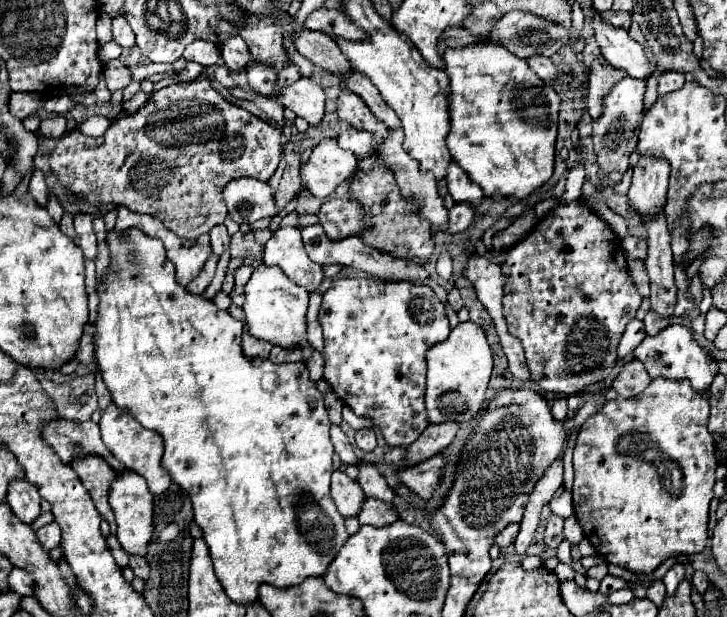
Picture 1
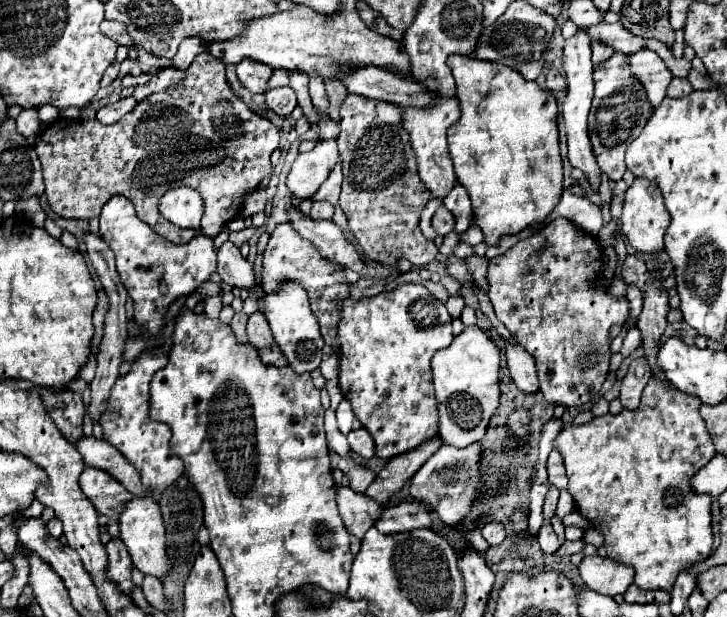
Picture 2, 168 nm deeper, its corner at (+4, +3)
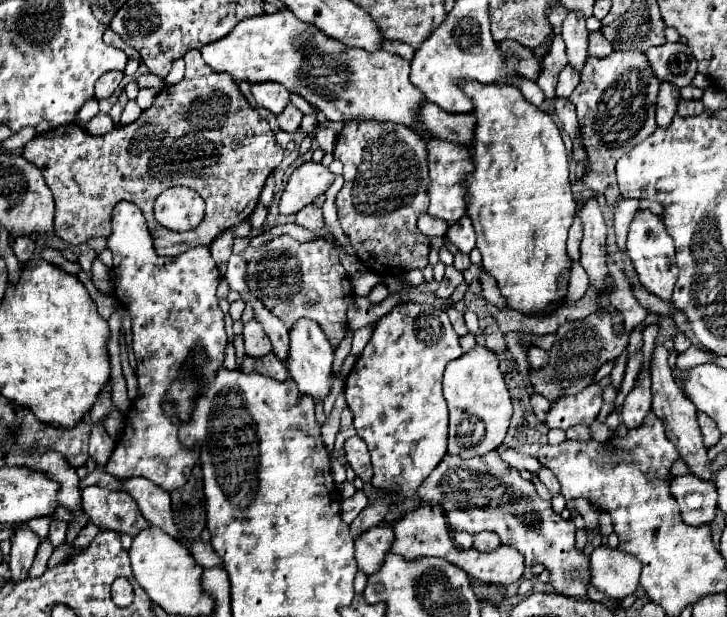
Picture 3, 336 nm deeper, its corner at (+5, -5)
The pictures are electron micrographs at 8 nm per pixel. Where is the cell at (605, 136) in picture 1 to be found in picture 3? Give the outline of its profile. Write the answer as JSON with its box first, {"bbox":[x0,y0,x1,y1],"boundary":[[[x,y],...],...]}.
{"bbox":[571,50,659,206],"boundary":[[[615,50],[605,58],[589,56],[585,70],[581,72],[581,82],[571,94],[571,102],[577,106],[583,144],[591,160],[589,172],[583,176],[583,182],[593,192],[603,194],[609,206],[615,206],[615,202],[621,198],[615,176],[615,162],[657,128],[657,88],[659,78],[651,72],[643,52]]]}

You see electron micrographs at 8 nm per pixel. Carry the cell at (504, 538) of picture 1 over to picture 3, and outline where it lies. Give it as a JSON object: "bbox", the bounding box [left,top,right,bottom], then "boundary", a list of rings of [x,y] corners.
{"bbox":[473,532,501,552],"boundary":[[[479,532],[475,534],[475,542],[473,548],[479,552],[489,552],[489,550],[497,550],[501,546],[501,540],[495,532]]]}

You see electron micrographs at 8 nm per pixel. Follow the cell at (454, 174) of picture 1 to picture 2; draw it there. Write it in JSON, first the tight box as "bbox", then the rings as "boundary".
{"bbox":[444,184,472,234],"boundary":[[[456,184],[456,186],[452,188],[452,192],[444,198],[444,206],[446,206],[446,208],[454,214],[454,218],[456,218],[456,228],[454,228],[454,232],[458,232],[458,234],[466,232],[466,230],[470,228],[470,220],[472,220],[472,202],[470,202],[466,190],[464,190],[460,184]]]}

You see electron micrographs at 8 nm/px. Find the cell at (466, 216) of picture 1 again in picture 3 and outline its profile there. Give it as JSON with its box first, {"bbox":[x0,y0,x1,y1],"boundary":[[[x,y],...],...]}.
{"bbox":[419,214,447,236],"boundary":[[[423,214],[423,218],[419,218],[419,230],[425,234],[425,236],[445,236],[447,232],[447,222],[441,222],[429,214]]]}

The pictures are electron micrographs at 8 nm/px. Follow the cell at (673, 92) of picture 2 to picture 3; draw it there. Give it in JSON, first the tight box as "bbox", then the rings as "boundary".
{"bbox":[677,100,705,116],"boundary":[[[679,100],[679,106],[677,106],[677,114],[679,116],[693,116],[693,114],[701,114],[701,110],[705,110],[703,102],[701,100]]]}

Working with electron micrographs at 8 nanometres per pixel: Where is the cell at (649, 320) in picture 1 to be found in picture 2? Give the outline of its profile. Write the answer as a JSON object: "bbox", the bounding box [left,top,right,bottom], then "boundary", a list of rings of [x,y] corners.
{"bbox":[620,328,642,358],"boundary":[[[630,328],[628,334],[626,334],[626,338],[624,338],[624,346],[622,346],[622,350],[620,350],[622,358],[628,358],[640,344],[642,344],[640,330],[638,330],[638,328]]]}

